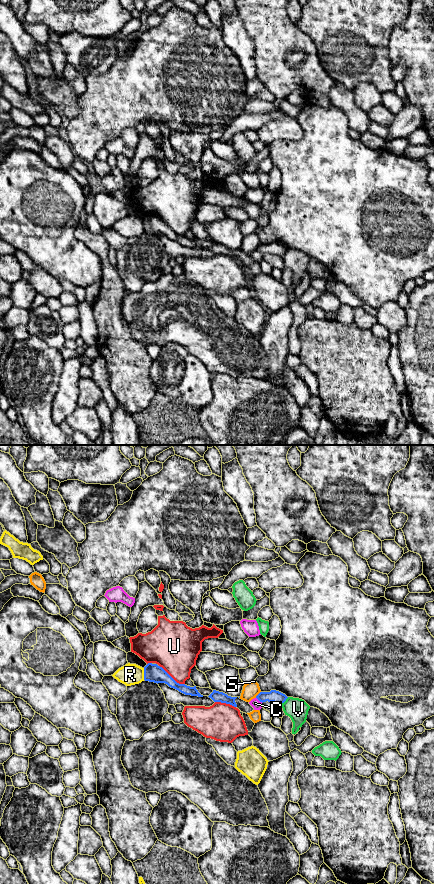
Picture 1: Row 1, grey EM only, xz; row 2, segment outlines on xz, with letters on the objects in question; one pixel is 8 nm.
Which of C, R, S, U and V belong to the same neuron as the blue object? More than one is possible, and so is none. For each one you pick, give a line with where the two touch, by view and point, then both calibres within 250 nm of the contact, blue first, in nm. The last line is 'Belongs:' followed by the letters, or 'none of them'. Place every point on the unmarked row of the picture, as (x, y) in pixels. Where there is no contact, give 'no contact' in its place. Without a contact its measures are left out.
Belongs: none of them

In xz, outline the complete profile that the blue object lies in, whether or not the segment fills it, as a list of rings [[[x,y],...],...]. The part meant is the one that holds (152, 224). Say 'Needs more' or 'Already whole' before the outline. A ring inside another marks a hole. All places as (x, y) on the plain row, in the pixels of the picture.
Already whole. [[[148,215],[144,219],[144,232],[154,235],[165,235],[169,239],[178,242],[185,247],[203,249],[196,238],[190,239],[185,236],[177,235],[162,219],[157,216]]]

